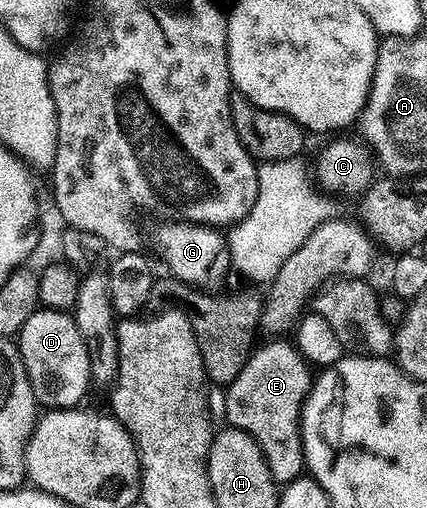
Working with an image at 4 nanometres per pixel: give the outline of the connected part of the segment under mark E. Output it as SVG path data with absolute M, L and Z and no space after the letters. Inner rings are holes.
M268 338L265 344L253 347L246 366L242 366L242 374L234 378L234 382L227 385L228 397L224 400L224 412L228 415L227 423L231 427L249 432L262 446L262 454L270 466L270 474L276 479L277 485L283 486L299 476L305 475L303 434L300 432L300 415L304 410L304 400L312 389L313 373L310 365L300 354L300 349L288 338Z

